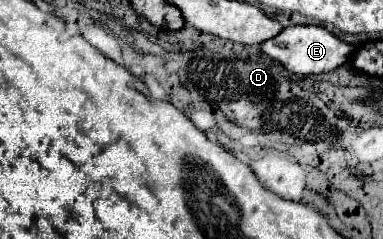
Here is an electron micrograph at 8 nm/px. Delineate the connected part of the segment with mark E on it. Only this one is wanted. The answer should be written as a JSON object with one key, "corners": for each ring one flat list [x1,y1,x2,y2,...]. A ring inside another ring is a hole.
{"corners":[[316,25,286,27,274,39,262,43,262,51,268,57,272,57,274,61,280,61,290,73,296,73,296,75,318,75,318,73,334,71,340,65,348,63,356,53,356,49,358,45,344,43,342,39,332,35,326,27,316,27]]}

